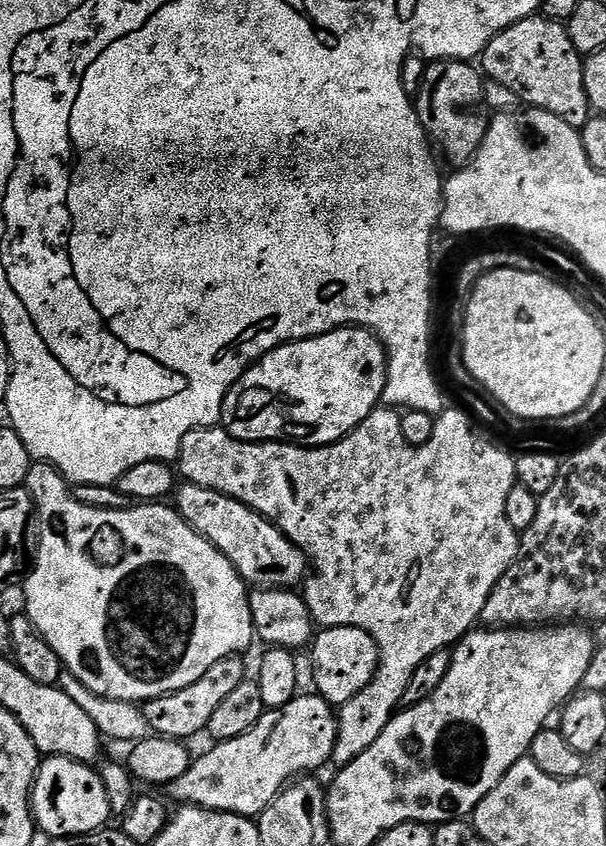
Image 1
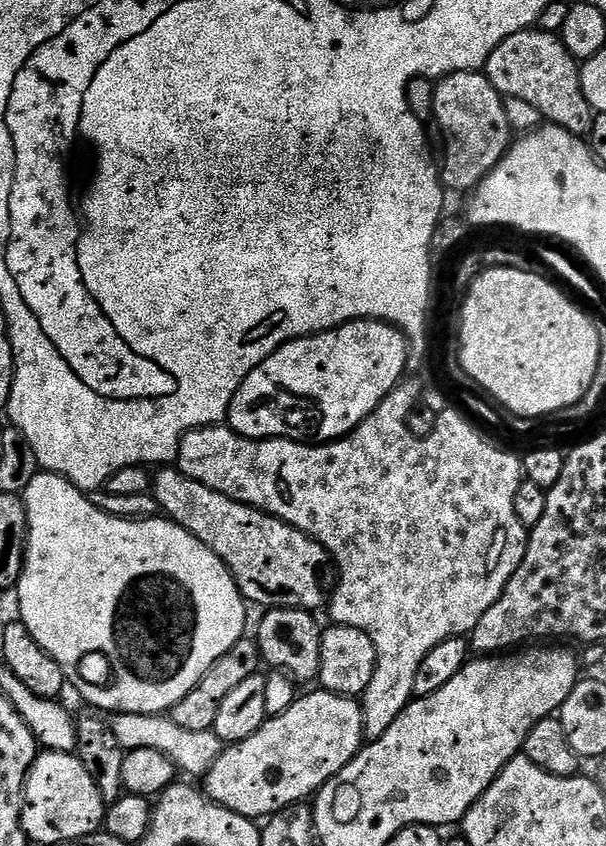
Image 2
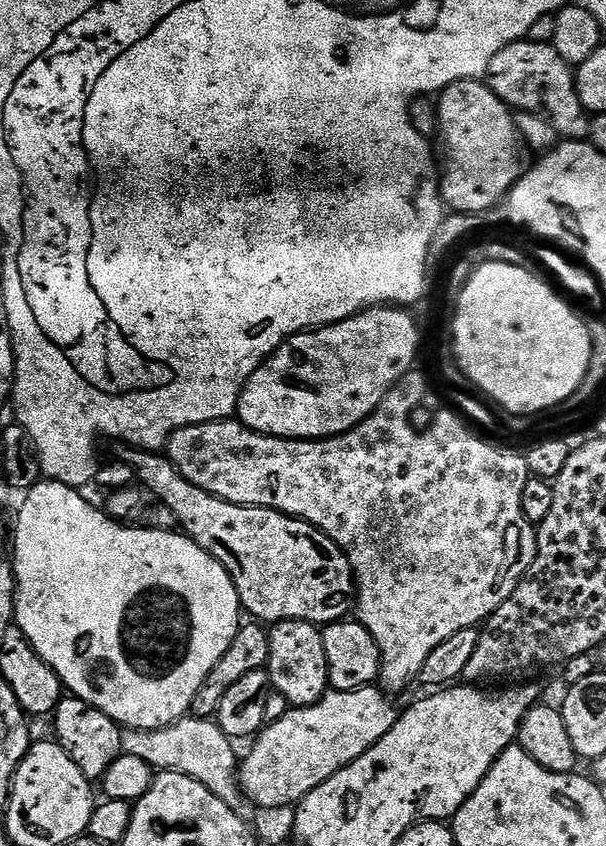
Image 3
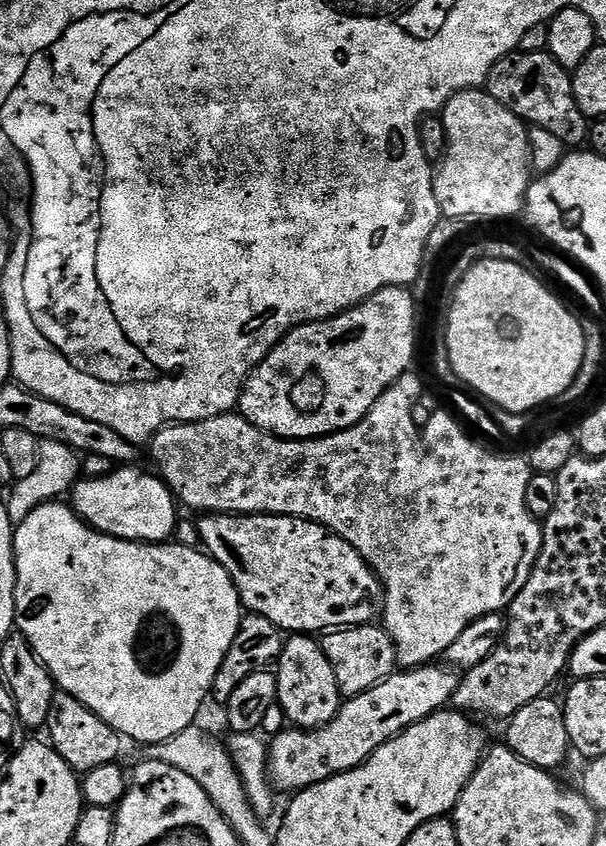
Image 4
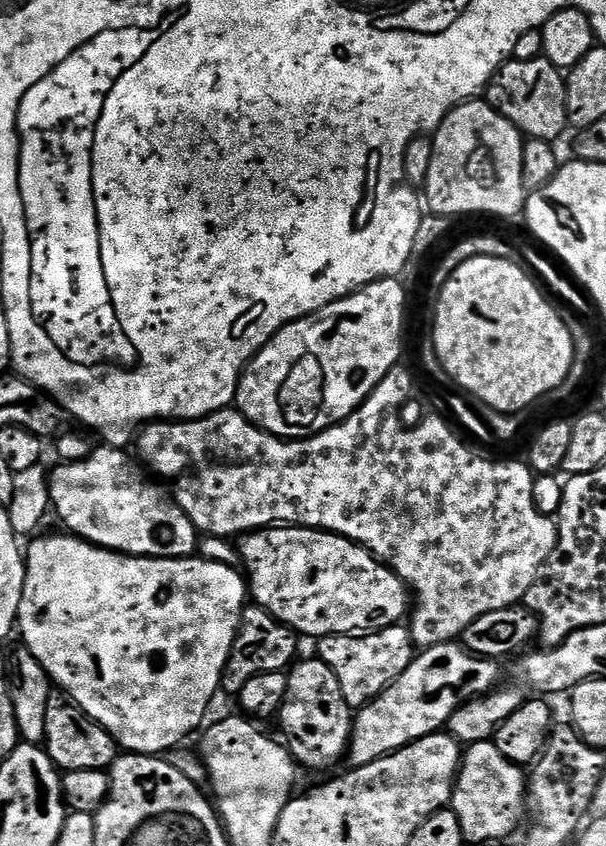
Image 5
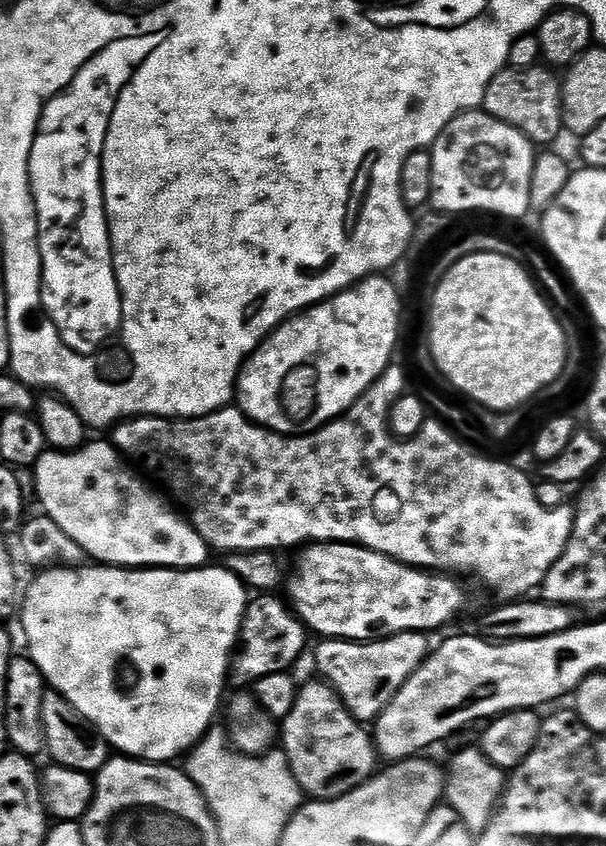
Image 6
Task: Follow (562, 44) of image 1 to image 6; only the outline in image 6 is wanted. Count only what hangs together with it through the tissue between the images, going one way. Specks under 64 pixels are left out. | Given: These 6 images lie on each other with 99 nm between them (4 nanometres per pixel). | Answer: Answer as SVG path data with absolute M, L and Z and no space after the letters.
M544 66L534 68L505 67L490 82L486 90L483 111L489 112L494 118L514 126L536 146L552 146L564 128L564 107L562 106L561 81L555 71Z

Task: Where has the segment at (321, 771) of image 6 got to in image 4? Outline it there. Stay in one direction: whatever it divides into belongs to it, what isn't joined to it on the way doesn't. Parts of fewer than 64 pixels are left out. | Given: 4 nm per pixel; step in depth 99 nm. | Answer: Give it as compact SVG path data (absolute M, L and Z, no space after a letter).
M292 634L285 639L284 649L274 665L278 682L279 711L284 711L289 725L297 728L321 728L338 714L342 703L340 687L334 678L334 666L326 658L323 643L312 634Z

